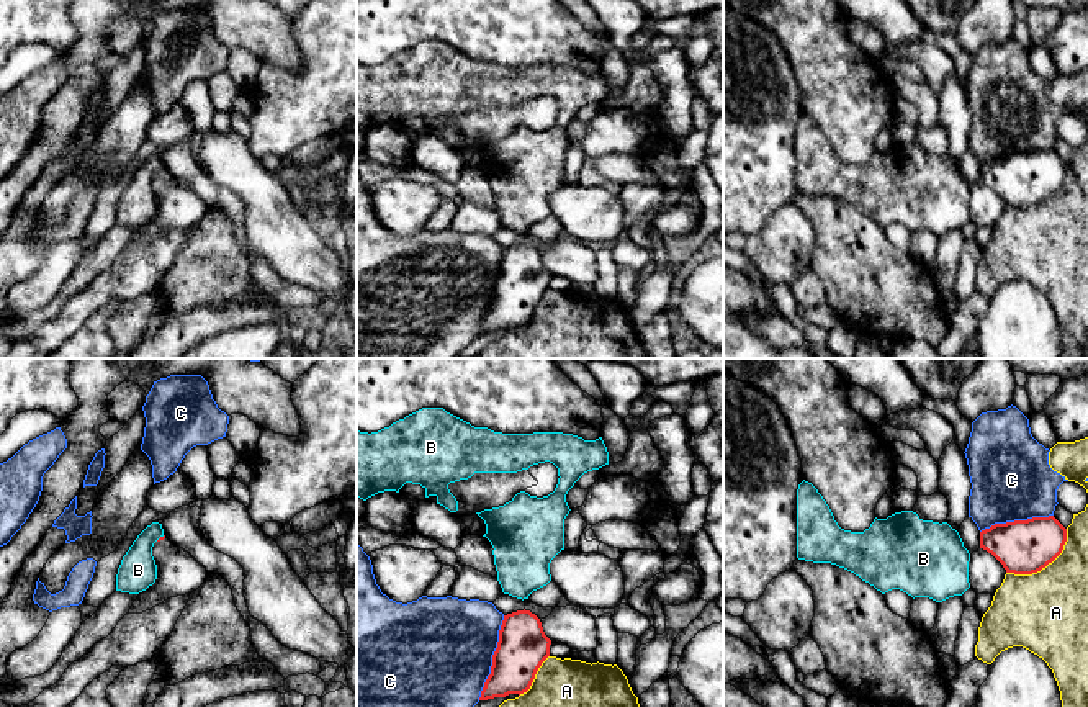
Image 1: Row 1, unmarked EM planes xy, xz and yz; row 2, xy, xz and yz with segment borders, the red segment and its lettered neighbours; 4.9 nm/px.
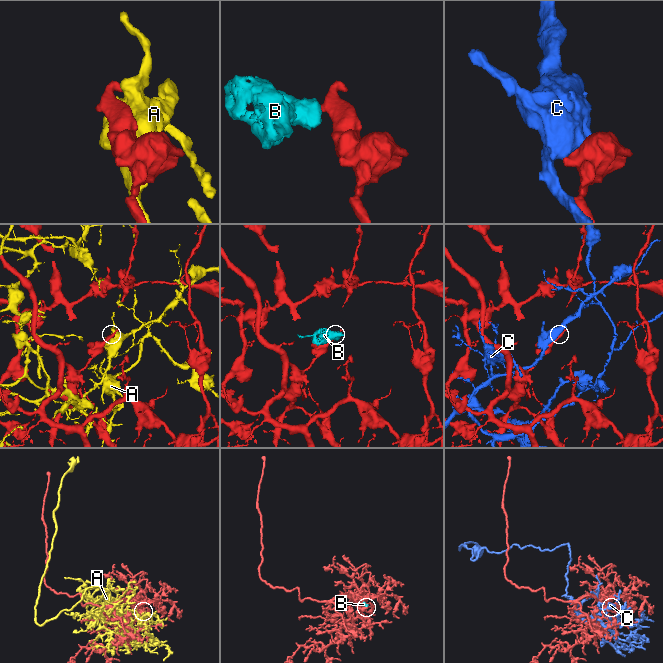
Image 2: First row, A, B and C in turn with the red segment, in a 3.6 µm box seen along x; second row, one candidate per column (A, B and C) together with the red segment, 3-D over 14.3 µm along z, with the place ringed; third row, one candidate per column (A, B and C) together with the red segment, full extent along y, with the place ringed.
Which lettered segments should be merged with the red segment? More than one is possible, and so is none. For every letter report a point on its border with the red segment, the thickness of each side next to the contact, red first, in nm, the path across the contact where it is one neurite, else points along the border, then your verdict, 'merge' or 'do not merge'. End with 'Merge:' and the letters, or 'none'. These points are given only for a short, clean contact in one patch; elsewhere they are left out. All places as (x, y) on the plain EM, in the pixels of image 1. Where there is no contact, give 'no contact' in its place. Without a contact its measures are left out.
A: meets red in yz at (1044, 200); 280 nm thick on the red side, 400 nm on the other; do not merge
B: meets red in xy at (161, 171); 20 nm thick on the red side, 190 nm on the other; border along xy (164, 169), (156, 174); do not merge
C: meets red in xz at (493, 292); 240 nm thick on the red side, 500 nm on the other; do not merge
Merge: none

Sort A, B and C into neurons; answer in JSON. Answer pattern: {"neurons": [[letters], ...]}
{"neurons": [["A"], ["B"], ["C"]]}

